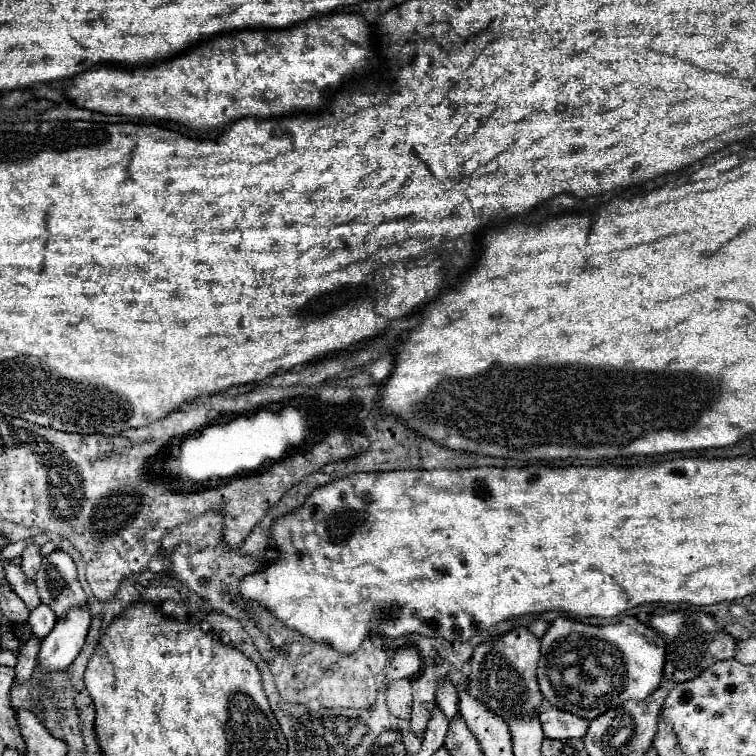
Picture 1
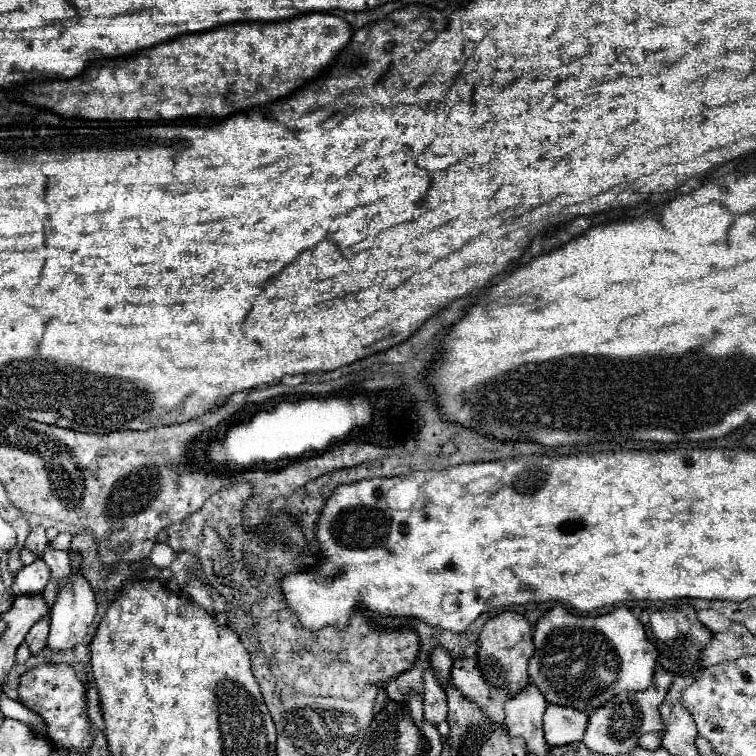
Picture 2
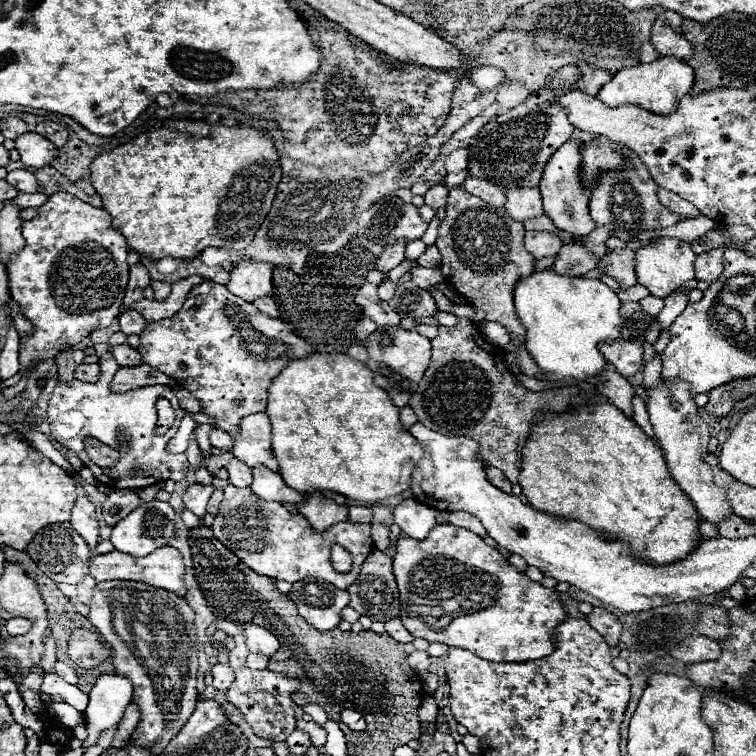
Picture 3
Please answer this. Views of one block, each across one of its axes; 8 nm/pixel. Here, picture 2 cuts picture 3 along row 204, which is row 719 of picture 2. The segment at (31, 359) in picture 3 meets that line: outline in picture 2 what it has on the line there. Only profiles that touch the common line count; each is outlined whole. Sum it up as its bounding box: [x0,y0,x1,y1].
[18,664,94,754]

